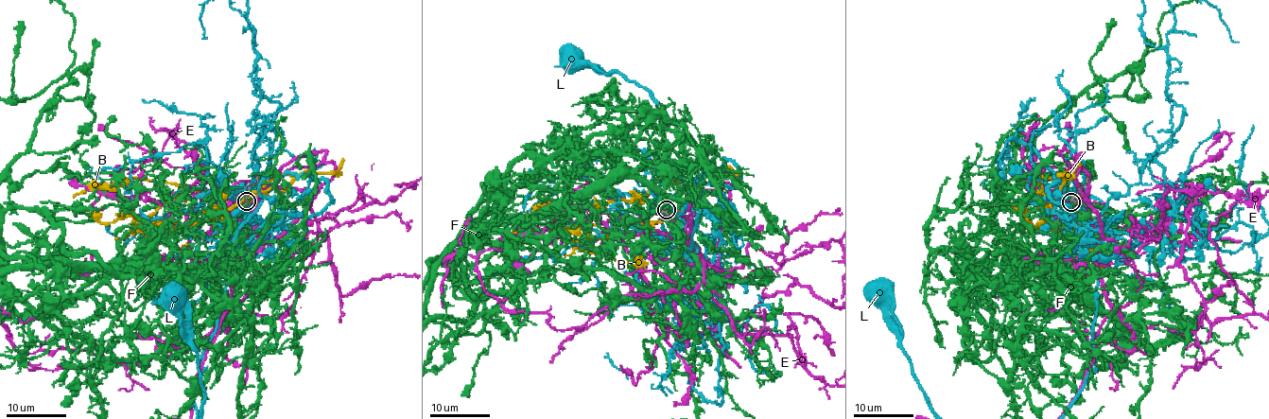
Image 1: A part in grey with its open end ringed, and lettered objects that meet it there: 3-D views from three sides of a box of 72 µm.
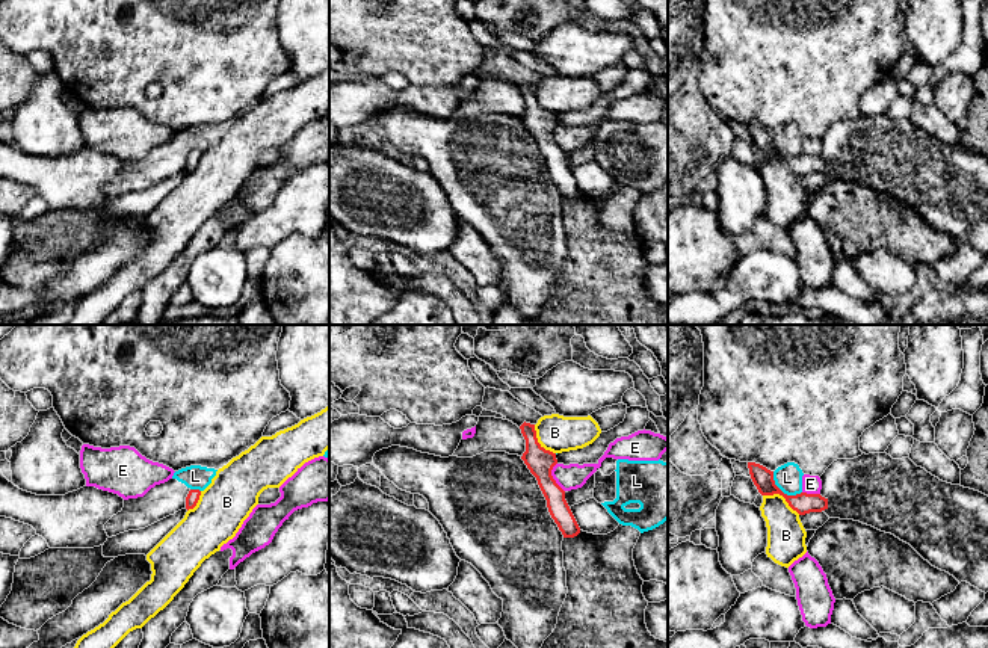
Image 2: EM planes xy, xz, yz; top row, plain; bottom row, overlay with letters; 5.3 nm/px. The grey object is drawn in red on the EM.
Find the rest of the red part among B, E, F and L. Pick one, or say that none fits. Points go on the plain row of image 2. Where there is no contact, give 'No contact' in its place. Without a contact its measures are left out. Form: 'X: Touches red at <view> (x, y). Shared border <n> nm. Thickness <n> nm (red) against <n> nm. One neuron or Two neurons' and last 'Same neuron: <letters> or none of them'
B: Touches red at yz (783, 157). Shared border 220 nm. Thickness 110 nm (red) against 200 nm. Two neurons
E: Touches red at xz (552, 139). Shared border 170 nm. Thickness 140 nm (red) against 140 nm. Two neurons
F: No contact. Two neurons
L: Touches red at yz (781, 153). Shared border 200 nm. Thickness 110 nm (red) against 150 nm. Two neurons
Same neuron: none of them

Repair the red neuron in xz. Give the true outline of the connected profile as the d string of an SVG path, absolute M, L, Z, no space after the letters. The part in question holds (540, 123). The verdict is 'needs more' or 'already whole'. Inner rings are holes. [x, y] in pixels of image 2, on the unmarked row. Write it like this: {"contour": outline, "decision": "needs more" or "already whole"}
{"contour": "M523 85L520 88L526 101L526 113L521 121L536 139L538 147L547 162L547 169L562 193L563 199L574 199L580 195L580 189L565 162L565 153L551 137L553 128L557 125L556 115L545 112L536 100L535 86Z", "decision": "already whole"}

